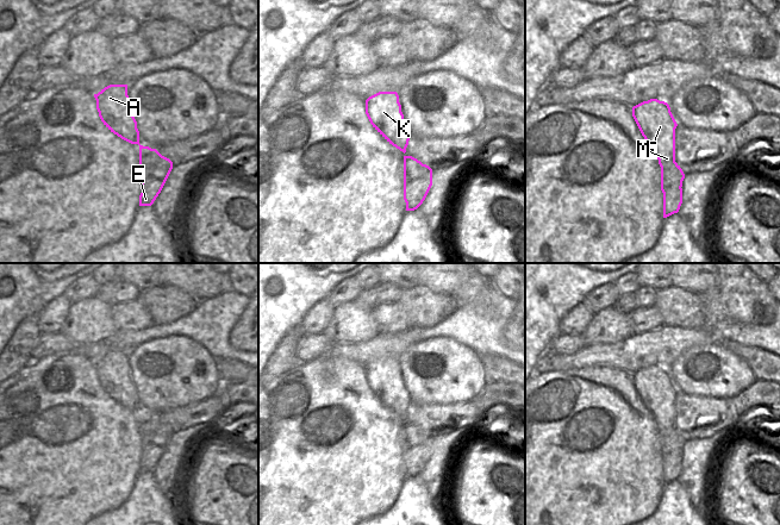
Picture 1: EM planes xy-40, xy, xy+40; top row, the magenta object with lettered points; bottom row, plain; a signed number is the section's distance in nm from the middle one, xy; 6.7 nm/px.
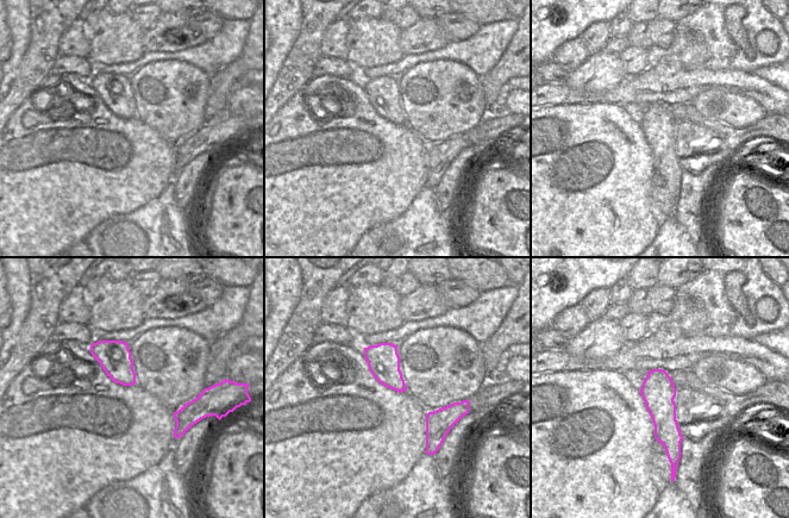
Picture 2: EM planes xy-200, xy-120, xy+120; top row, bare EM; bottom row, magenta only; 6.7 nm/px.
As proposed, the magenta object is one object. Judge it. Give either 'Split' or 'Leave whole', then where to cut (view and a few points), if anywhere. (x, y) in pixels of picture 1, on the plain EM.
Split. Split along xy (423, 431), (422, 439), (409, 450), (410, 476).

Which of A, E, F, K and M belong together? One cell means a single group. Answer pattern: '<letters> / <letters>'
A F K M / E

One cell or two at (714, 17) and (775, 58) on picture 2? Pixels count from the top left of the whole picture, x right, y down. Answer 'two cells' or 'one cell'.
one cell

